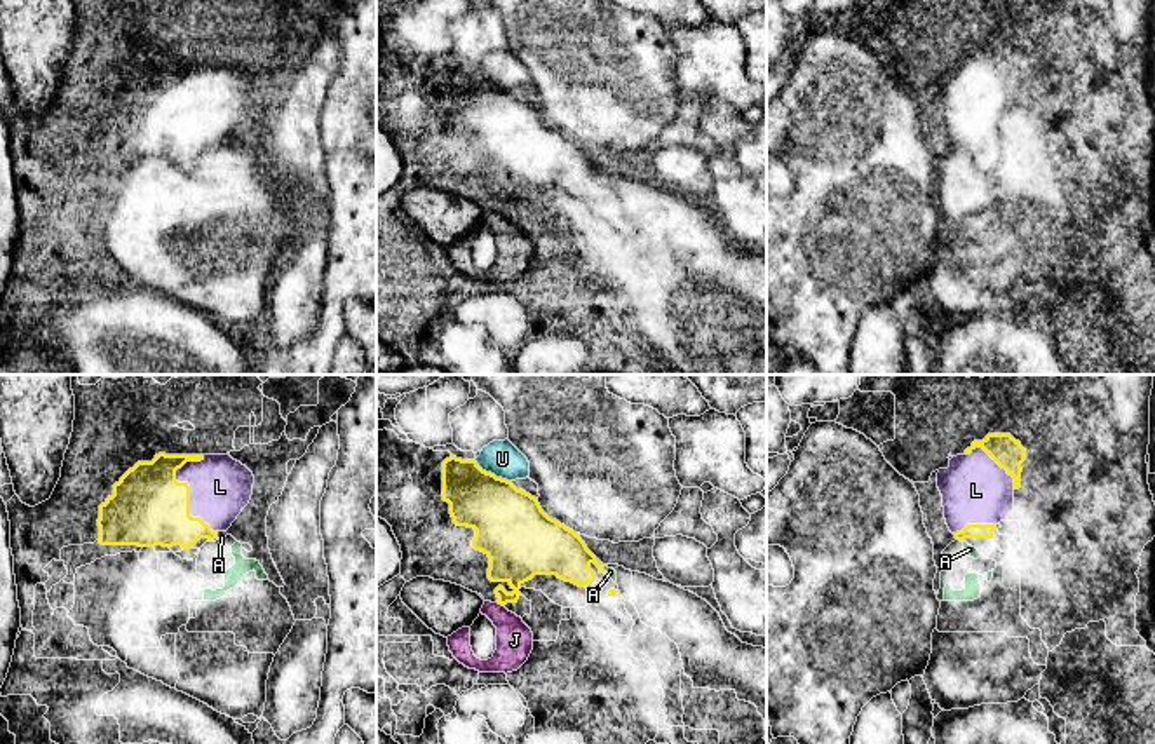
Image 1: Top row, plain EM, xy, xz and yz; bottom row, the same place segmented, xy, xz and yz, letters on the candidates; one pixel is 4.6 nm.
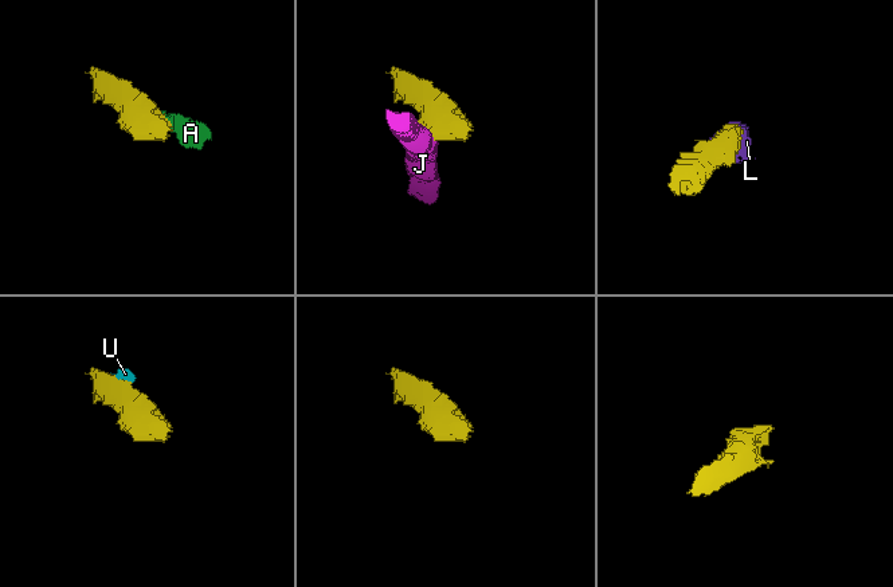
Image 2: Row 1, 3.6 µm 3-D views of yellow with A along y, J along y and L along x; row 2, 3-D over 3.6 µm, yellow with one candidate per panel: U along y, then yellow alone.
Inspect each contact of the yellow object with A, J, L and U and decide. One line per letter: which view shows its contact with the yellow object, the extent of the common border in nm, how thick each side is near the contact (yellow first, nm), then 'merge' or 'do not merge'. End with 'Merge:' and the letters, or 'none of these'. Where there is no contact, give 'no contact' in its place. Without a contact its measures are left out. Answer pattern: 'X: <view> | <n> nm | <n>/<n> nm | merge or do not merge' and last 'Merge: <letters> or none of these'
A: xz | 130 nm | 240/40 nm | do not merge
J: xz | 50 nm | 260/180 nm | do not merge
L: xy | 360 nm | 360/280 nm | merge
U: xz | 200 nm | 320/160 nm | do not merge
Merge: L

